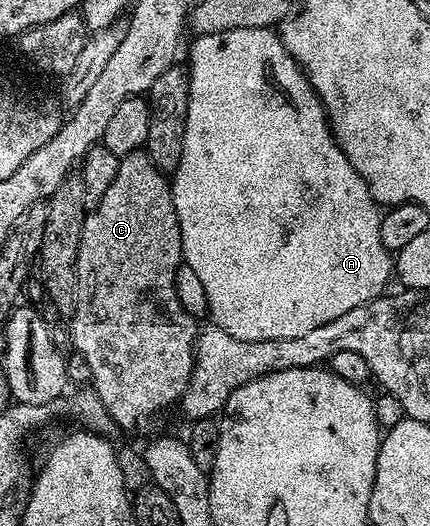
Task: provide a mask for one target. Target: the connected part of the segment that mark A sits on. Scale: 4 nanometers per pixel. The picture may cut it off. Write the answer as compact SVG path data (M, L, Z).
M235 28L227 32L202 34L192 40L194 42L189 50L189 66L187 65L187 132L183 140L181 165L179 172L172 175L171 189L175 212L179 216L181 257L184 265L191 267L203 283L209 305L208 317L213 318L212 325L239 340L275 340L303 336L303 332L311 332L311 328L320 328L323 324L331 324L331 320L339 320L343 312L351 312L351 308L359 308L359 304L367 304L373 298L382 297L386 293L385 285L388 284L389 277L392 279L395 274L394 255L383 244L383 236L379 236L382 207L371 196L363 176L355 172L351 160L347 160L347 156L341 151L320 95L313 90L297 61L287 52L280 33L263 28Z

